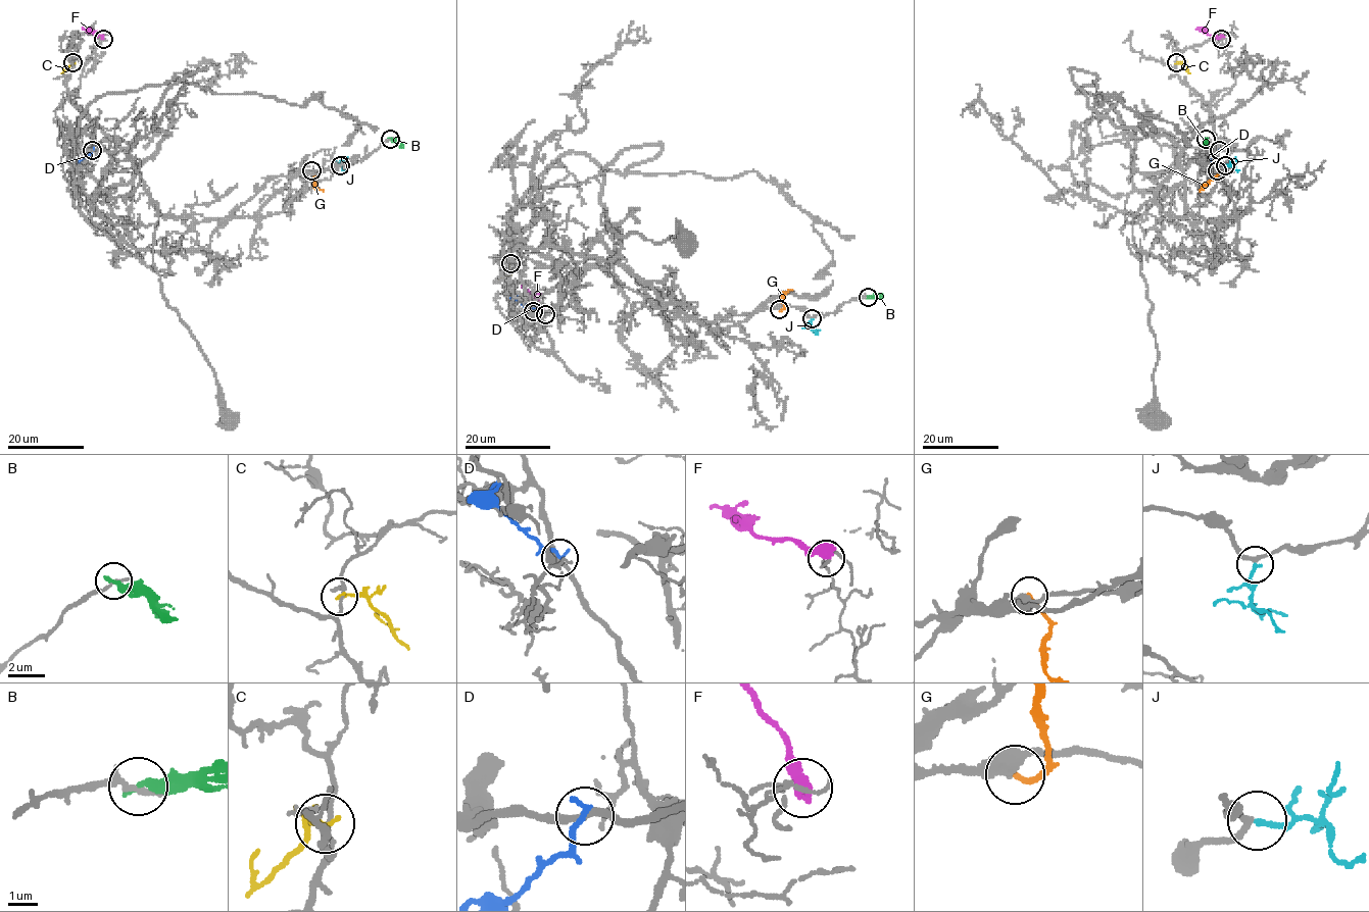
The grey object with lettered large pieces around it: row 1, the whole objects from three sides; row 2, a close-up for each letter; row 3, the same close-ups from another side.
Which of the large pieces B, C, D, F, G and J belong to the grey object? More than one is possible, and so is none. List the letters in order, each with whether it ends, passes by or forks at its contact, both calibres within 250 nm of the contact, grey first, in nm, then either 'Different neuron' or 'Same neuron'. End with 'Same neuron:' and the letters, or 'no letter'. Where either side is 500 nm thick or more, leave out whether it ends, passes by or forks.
B: It ends there. Thickness 160 nm (grey) against 360 nm. Different neuron
C: It ends there. Thickness 140 nm (grey) against 200 nm. Different neuron
D: It ends there. Thickness 240 nm (grey) against 240 nm. Different neuron
F: It ends there. Thickness 120 nm (grey) against 480 nm. Different neuron
G: It ends there. Thickness 440 nm (grey) against 180 nm. Different neuron
J: It ends there. Thickness 200 nm (grey) against 190 nm. Same neuron
Same neuron: J

